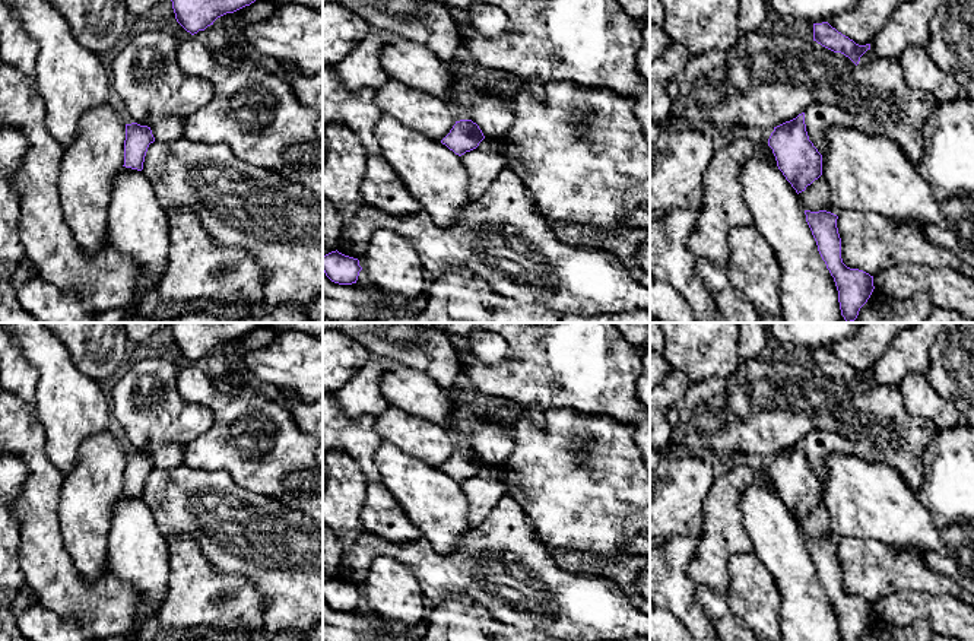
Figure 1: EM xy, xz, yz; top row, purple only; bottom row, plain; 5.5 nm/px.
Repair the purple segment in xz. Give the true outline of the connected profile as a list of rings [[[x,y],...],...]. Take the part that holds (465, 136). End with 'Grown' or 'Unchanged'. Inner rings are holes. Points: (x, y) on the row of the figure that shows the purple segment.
[[[472,120],[456,121],[450,133],[441,140],[450,150],[461,156],[479,146],[485,139],[482,130]]]. Unchanged

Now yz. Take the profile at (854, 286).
[[[805,210],[805,215],[818,251],[834,277],[841,315],[847,323],[851,323],[875,289],[873,276],[859,269],[850,269],[843,263],[837,215],[827,210]]]. Unchanged

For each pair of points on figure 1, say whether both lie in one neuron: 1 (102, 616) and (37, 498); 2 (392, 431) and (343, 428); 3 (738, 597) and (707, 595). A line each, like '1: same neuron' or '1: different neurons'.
1: same neuron
2: different neurons
3: different neurons

